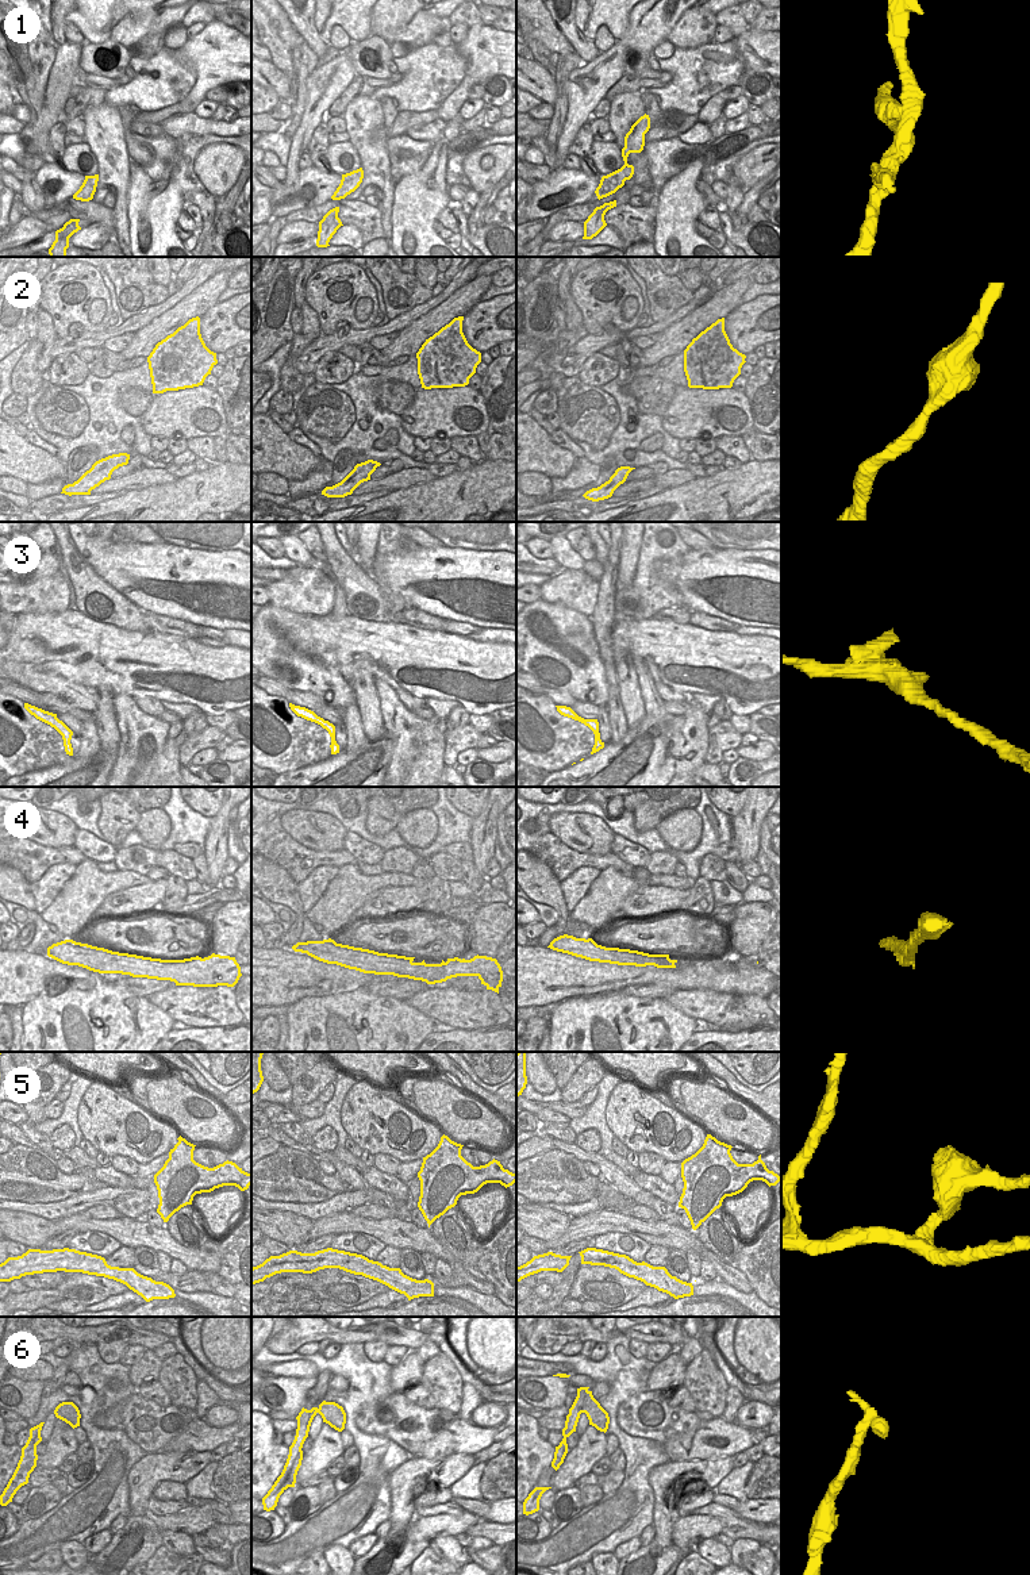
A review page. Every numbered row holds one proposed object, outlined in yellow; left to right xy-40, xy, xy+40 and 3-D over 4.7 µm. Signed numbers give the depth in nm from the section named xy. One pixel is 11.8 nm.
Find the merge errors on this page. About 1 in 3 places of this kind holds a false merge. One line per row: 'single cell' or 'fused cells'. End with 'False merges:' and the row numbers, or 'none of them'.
1: fused cells
2: single cell
3: single cell
4: single cell
5: single cell
6: fused cells
False merges: 1, 6

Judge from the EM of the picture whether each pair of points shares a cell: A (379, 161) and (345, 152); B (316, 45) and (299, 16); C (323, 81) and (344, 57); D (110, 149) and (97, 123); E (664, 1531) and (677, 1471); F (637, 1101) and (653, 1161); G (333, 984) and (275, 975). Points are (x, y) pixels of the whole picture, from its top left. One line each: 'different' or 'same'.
A: different
B: same
C: same
D: same
E: same
F: different
G: same

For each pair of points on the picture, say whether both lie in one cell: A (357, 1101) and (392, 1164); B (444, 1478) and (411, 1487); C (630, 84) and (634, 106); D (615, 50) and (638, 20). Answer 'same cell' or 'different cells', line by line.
A: different cells
B: same cell
C: different cells
D: same cell

